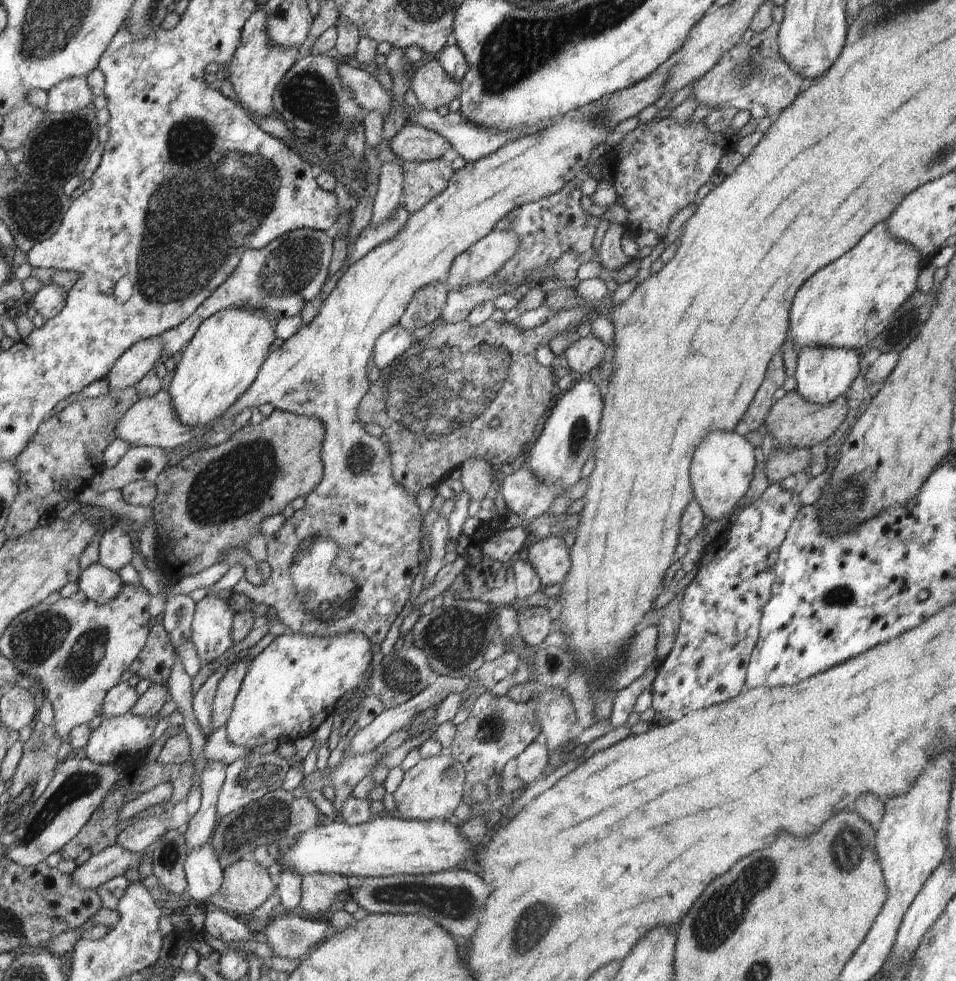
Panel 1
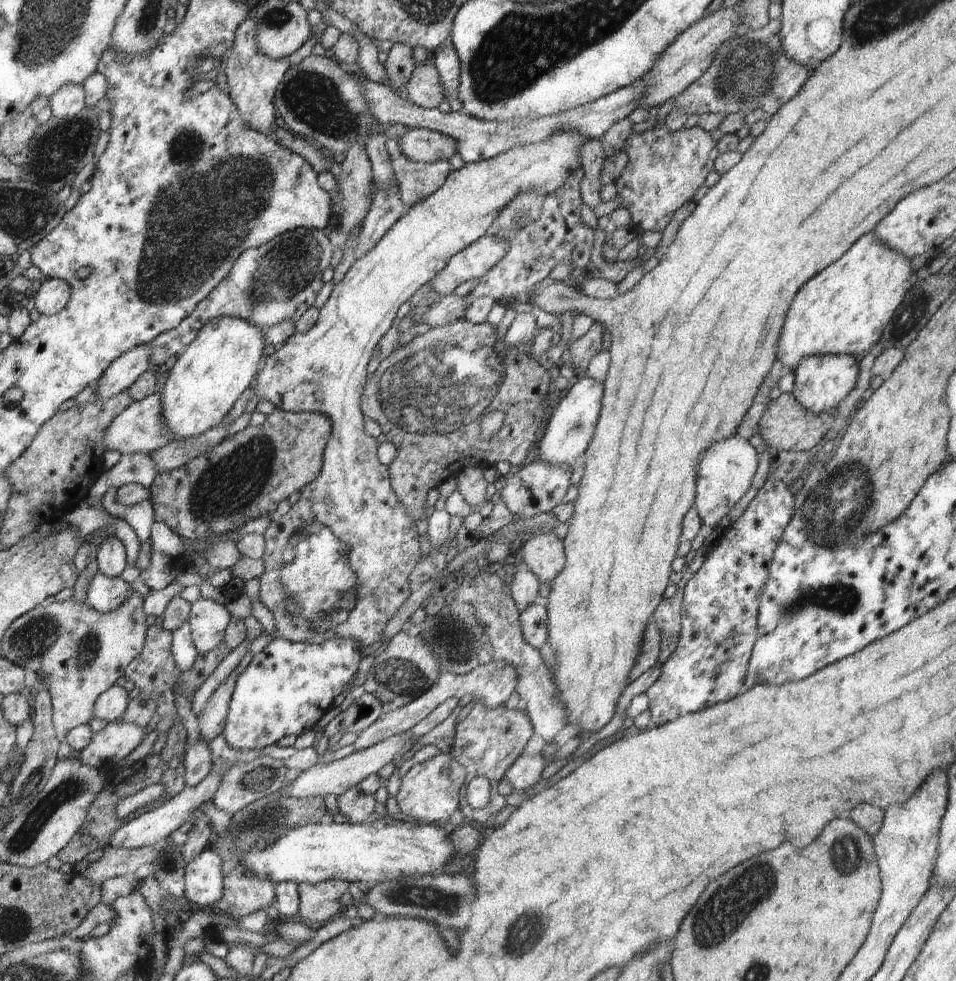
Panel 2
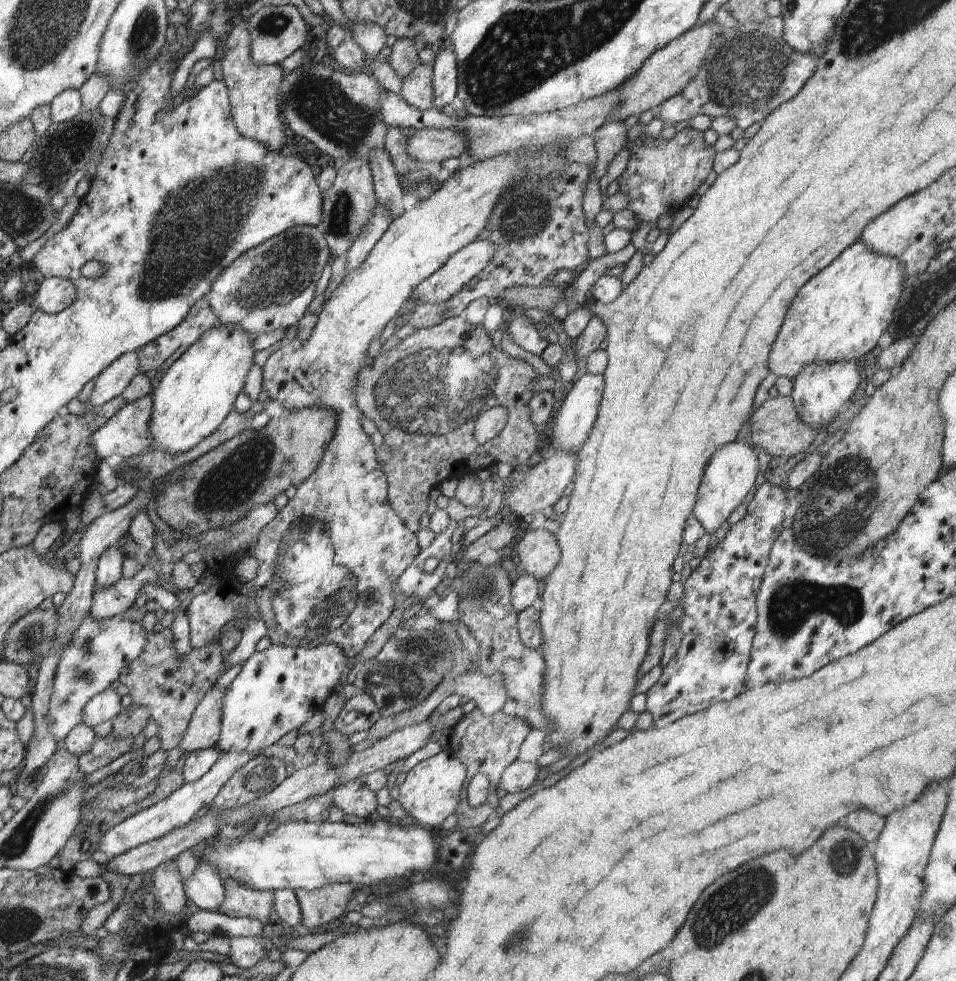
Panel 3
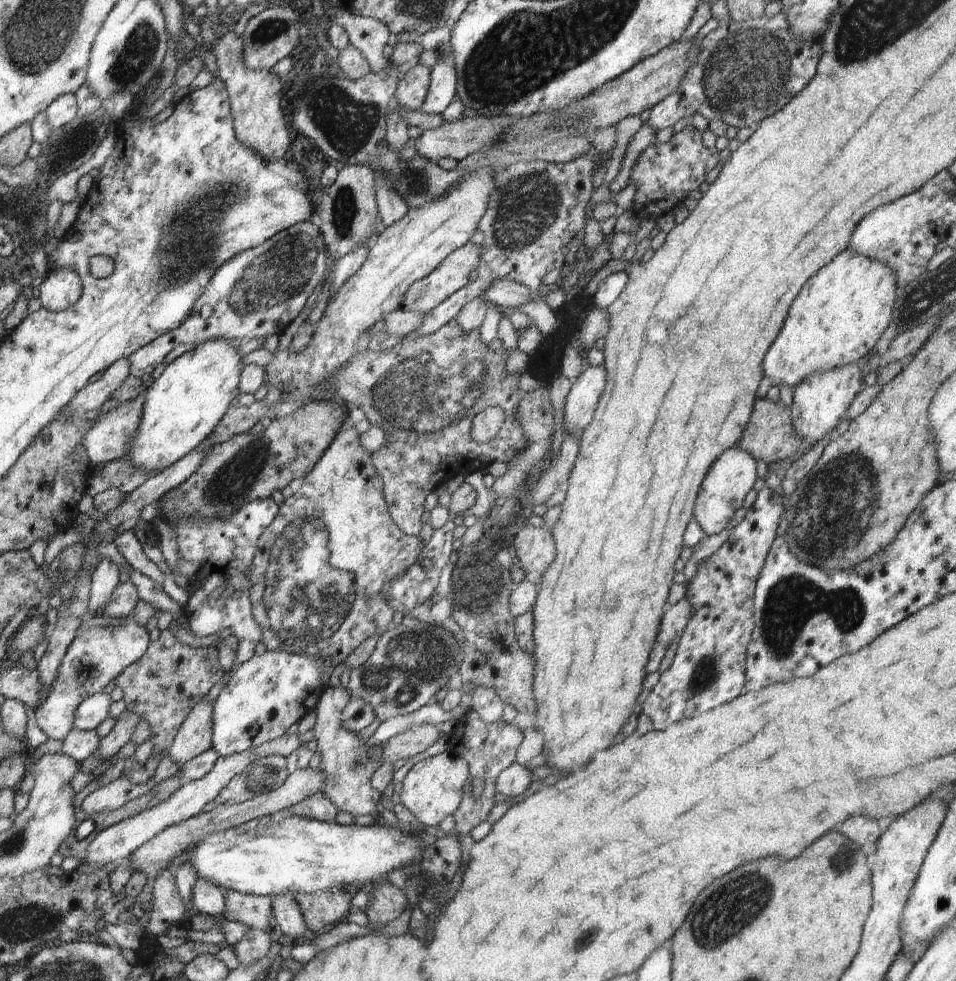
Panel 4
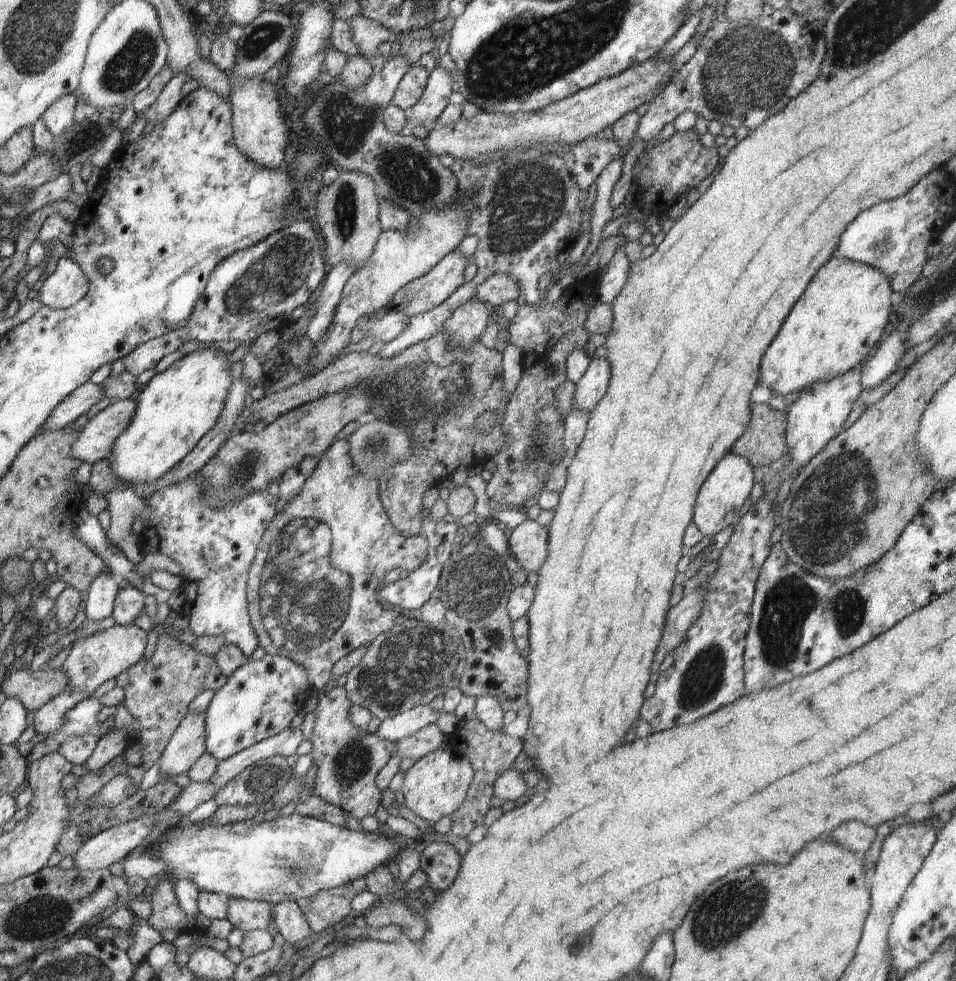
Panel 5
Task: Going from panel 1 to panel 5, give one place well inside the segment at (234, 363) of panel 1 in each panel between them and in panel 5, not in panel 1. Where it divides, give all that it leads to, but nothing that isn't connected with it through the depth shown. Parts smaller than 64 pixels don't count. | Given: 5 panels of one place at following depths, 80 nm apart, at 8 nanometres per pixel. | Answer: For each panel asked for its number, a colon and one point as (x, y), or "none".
2: (219, 366)
3: (199, 390)
4: (181, 409)
5: (177, 408)

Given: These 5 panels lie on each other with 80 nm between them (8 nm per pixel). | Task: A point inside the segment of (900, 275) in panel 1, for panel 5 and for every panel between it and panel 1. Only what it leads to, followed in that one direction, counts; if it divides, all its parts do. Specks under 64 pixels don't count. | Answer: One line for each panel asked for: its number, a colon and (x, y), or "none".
2: (844, 309)
3: (839, 315)
4: (841, 313)
5: (837, 323)

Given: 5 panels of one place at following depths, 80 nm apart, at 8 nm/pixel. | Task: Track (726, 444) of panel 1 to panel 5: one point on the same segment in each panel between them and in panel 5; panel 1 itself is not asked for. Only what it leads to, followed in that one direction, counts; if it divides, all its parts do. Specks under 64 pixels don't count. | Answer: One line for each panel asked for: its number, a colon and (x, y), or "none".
2: (725, 471)
3: (732, 471)
4: (724, 489)
5: (720, 499)

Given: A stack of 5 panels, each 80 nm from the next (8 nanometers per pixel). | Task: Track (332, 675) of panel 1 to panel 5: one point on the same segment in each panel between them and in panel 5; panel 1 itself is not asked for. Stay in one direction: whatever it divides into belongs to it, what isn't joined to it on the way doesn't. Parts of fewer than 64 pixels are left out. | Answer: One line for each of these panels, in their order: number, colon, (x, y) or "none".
2: (286, 688)
3: (277, 690)
4: (267, 694)
5: (260, 700)

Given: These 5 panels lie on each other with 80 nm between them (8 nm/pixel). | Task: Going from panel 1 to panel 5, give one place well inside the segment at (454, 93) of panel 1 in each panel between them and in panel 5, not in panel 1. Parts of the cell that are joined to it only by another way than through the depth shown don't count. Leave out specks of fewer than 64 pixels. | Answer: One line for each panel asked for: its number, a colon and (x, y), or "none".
2: (424, 89)
3: (417, 91)
4: (413, 86)
5: (411, 87)

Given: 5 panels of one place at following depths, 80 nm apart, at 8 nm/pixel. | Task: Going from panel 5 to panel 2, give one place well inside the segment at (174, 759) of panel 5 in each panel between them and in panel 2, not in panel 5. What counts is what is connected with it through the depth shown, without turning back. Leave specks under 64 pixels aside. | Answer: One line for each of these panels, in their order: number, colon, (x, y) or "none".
2: (211, 722)
3: (203, 731)
4: (194, 737)

